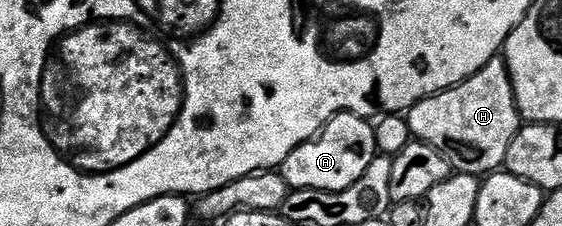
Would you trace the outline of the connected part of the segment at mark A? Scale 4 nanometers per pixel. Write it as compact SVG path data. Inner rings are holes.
M338 113L316 137L295 147L295 151L291 151L279 167L279 172L290 189L343 191L343 187L351 187L351 183L355 183L359 175L371 167L376 156L378 151L373 125L354 113Z

